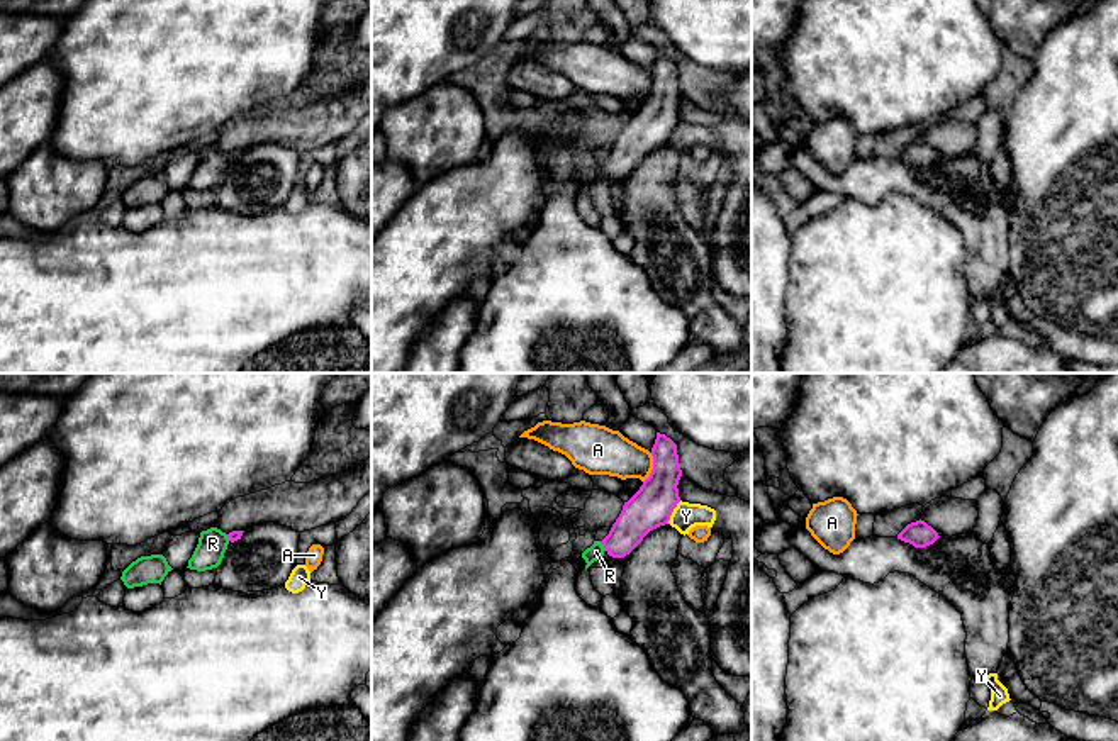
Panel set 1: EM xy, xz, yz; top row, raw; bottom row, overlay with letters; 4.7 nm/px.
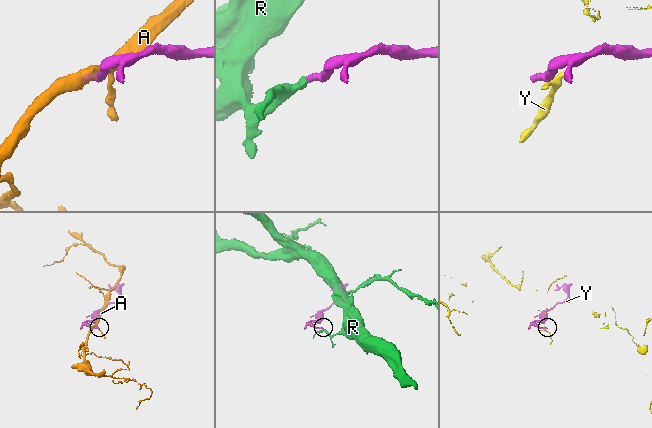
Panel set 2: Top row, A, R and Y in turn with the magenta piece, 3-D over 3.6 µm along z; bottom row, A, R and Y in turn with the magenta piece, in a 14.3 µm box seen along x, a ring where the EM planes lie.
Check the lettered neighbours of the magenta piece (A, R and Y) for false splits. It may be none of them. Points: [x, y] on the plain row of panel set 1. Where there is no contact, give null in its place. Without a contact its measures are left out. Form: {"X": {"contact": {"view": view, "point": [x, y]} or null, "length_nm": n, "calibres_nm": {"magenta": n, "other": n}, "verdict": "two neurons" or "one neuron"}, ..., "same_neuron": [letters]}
{"A": {"contact": {"view": "xz", "point": [654, 89]}, "length_nm": 150, "calibres_nm": {"magenta": 200, "other": 220}, "verdict": "two neurons"}, "R": {"contact": {"view": "xz", "point": [603, 165]}, "length_nm": 60, "calibres_nm": {"magenta": 190, "other": 80}, "verdict": "one neuron"}, "Y": {"contact": {"view": "xz", "point": [672, 131]}, "length_nm": 130, "calibres_nm": {"magenta": 200, "other": 130}, "verdict": "two neurons"}, "same_neuron": ["R"]}

